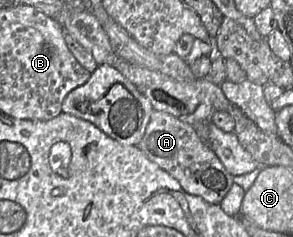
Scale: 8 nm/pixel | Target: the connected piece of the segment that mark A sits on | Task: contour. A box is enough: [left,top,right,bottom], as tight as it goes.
[137,110,234,204]

